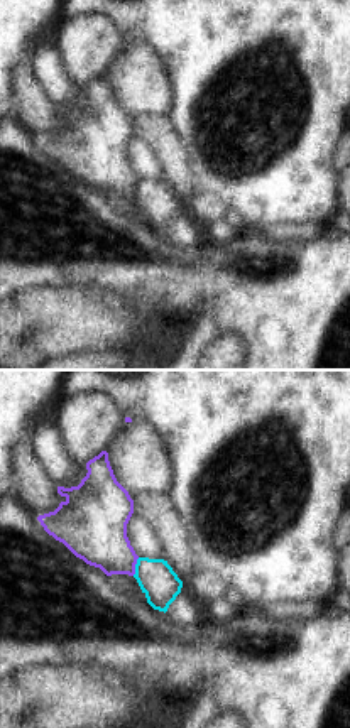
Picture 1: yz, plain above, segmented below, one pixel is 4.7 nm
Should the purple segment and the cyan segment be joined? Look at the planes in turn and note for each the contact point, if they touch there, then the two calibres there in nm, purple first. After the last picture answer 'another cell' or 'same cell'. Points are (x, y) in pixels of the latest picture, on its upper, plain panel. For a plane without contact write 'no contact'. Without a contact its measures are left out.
meets purple at (134, 188); 300 nm thick on the purple side, 180 nm on the other

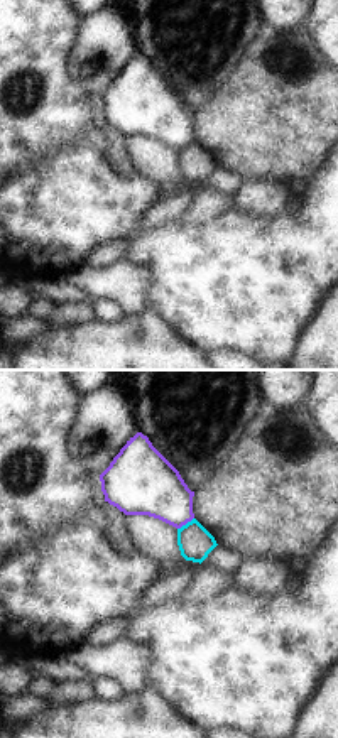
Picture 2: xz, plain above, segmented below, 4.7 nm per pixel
meets purple at (185, 146); 280 nm thick on the purple side, 160 nm on the other

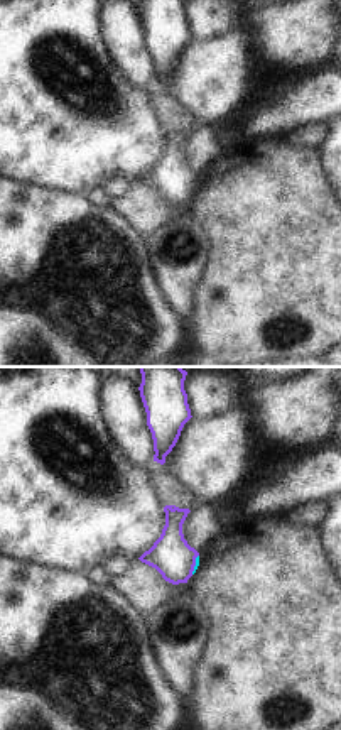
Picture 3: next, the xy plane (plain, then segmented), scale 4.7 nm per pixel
meets purple at (194, 186); 200 nm thick on the purple side, 20 nm on the other

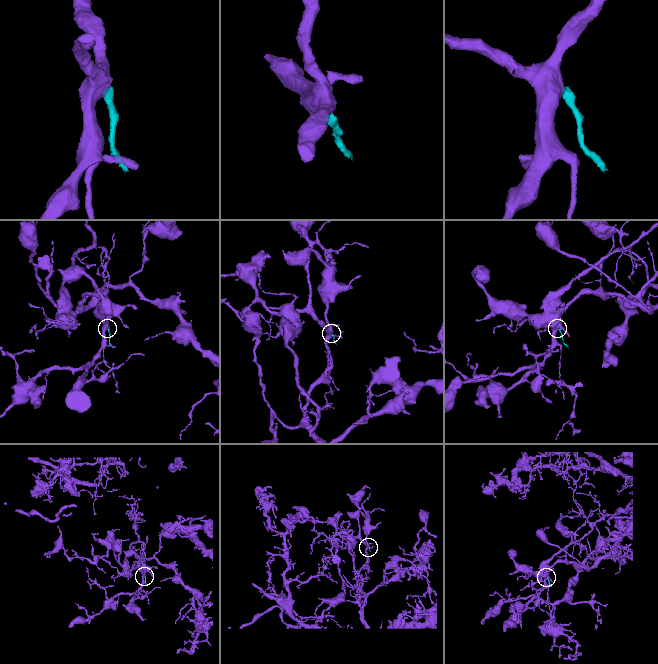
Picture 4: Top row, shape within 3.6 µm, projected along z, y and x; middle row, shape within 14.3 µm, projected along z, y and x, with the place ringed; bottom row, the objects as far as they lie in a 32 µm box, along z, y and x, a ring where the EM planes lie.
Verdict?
another cell

